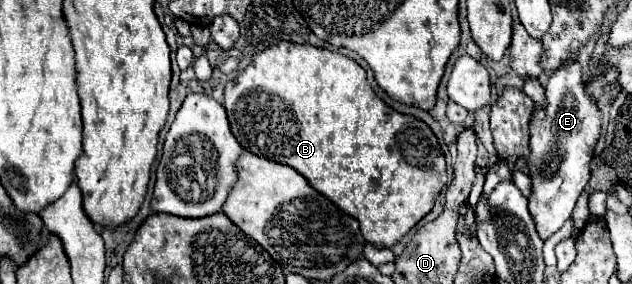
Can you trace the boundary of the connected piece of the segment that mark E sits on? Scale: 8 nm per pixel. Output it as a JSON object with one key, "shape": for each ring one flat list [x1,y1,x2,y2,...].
{"shape":[[576,56,566,60,560,68,556,68,546,84,546,106,534,104,534,110,530,116,530,154,526,158,526,164,532,180,532,194,528,198,528,210,534,218,536,232,542,240,548,240,570,218,578,196,590,182,590,164,602,134,602,110,598,102,586,94,586,84,582,80,582,74,584,72]]}

